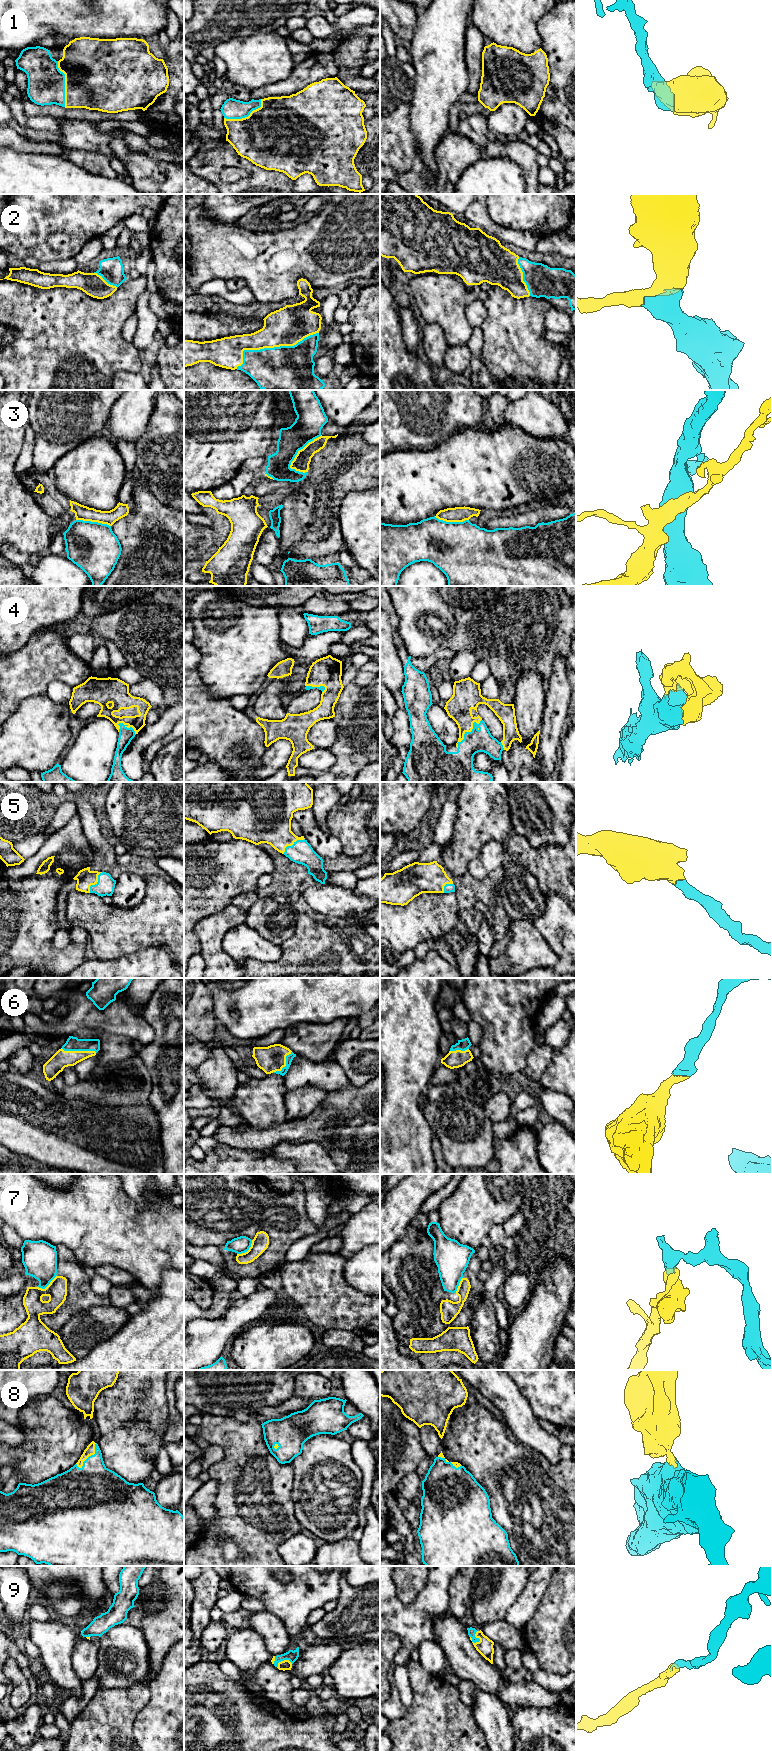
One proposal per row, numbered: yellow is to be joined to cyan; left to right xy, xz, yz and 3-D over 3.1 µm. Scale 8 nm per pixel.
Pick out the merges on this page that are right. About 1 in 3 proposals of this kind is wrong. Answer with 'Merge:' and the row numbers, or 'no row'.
Merge: 1, 2, 4, 5, 6, 8, 9

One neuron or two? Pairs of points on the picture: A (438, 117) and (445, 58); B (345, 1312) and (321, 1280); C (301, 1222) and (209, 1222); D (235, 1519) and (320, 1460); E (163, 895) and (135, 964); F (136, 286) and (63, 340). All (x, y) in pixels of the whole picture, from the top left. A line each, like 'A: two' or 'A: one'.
A: one
B: one
C: one
D: two
E: two
F: one

